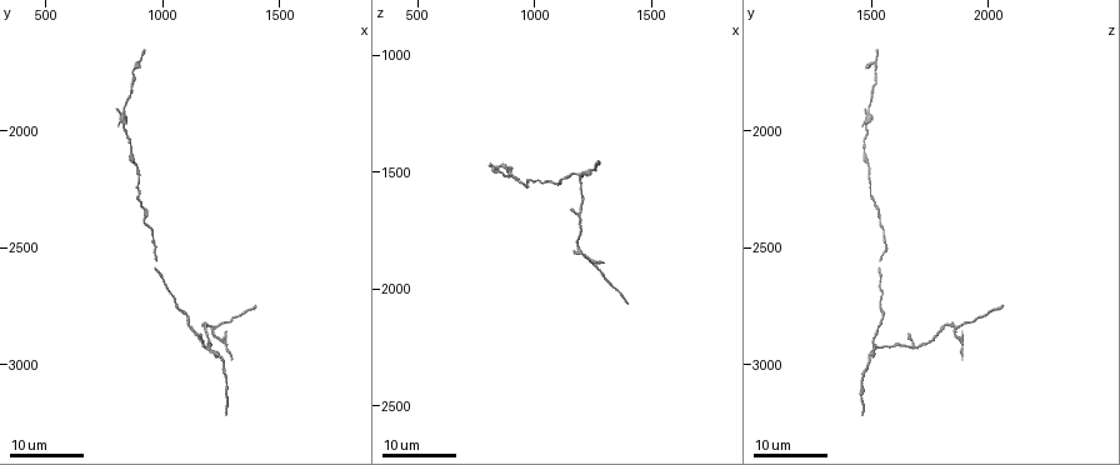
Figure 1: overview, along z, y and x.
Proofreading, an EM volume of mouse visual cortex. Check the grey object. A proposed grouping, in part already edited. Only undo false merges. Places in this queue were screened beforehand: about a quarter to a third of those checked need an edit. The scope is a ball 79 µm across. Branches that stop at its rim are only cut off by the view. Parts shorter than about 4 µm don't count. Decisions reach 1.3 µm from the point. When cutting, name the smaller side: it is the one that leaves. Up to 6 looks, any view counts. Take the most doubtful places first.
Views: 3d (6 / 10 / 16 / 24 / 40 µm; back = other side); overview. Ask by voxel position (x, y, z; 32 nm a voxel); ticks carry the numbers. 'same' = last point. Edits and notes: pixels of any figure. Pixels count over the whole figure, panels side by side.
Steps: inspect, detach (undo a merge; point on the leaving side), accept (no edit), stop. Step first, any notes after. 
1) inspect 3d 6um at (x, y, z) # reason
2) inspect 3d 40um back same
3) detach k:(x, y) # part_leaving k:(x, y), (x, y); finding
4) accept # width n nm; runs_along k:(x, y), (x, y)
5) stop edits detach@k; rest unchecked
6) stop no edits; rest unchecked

inspect 3d 16um at (1210, 2840, 1850)

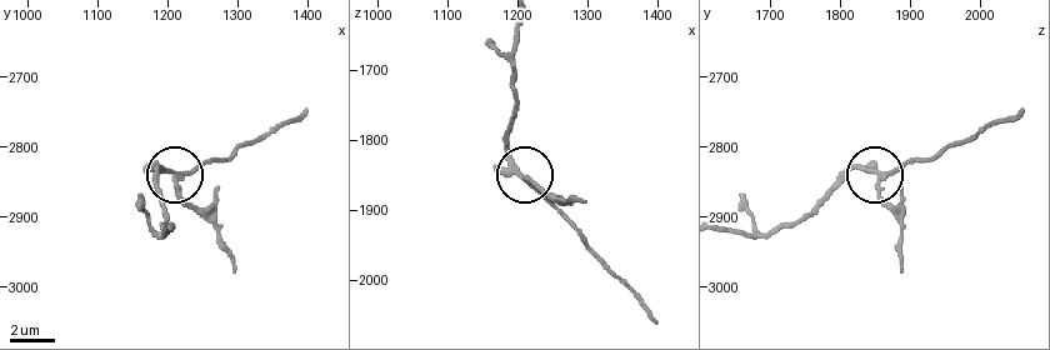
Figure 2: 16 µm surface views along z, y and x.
inspect 3d 6um at (1215, 2845, 1860) # closer look

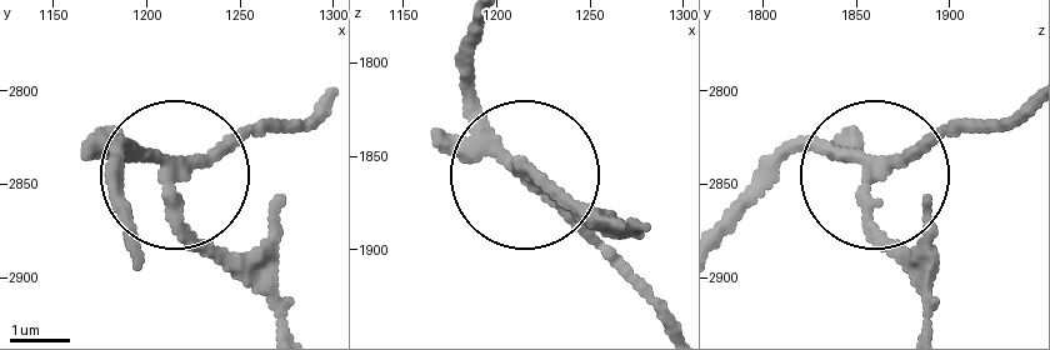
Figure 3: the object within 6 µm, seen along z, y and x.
detach 3:(225, 255) # width 190 nm; part_leaving 3:(161, 189), (276, 319); a second neuron is stuck on

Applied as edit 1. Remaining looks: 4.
inspect 3d 24um at (1200, 2930, 1530) # a fork

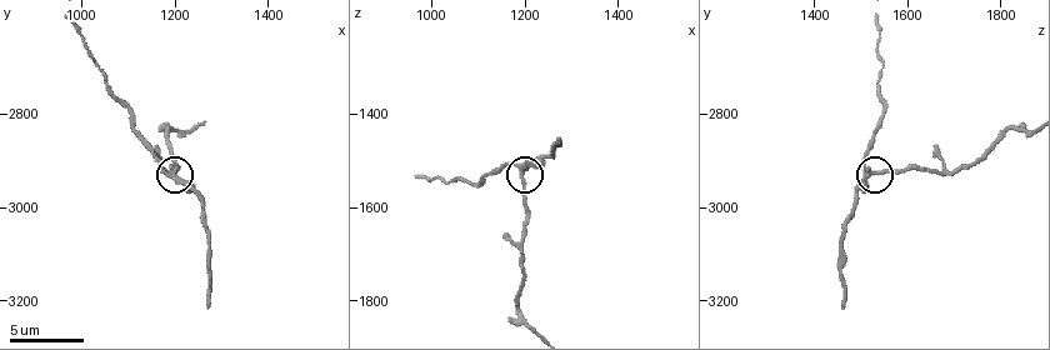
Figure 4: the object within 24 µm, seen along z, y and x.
inspect 3d 10um at (1195, 2930, 1520) # closer look

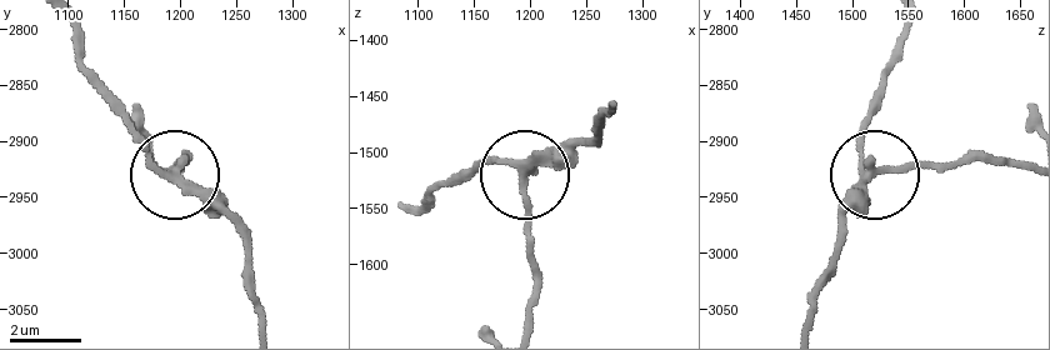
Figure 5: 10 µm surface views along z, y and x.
accept # width 230 nm; runs_along 5:(70, 23), (88, 76), (153, 165), (189, 184), (249, 243); all the same neuron

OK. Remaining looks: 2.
inspect 3d 16um at (820, 1920, 1480) # two arms in line, one across

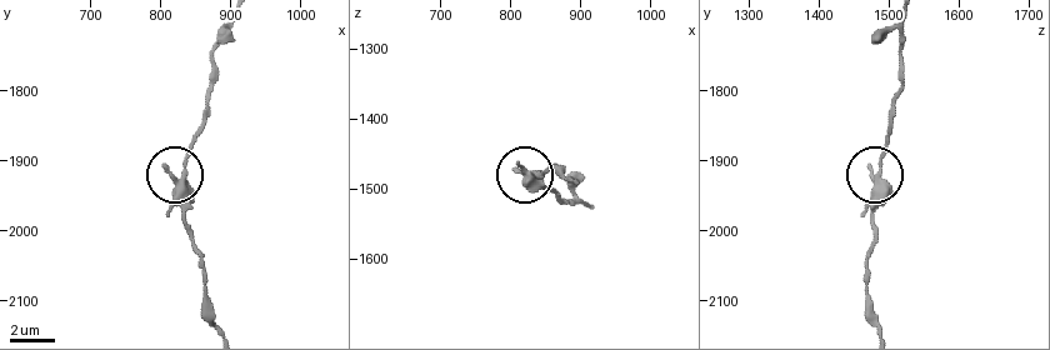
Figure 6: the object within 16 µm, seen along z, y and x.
inspect 3d 6um at (830, 1915, 1485) # zoom in

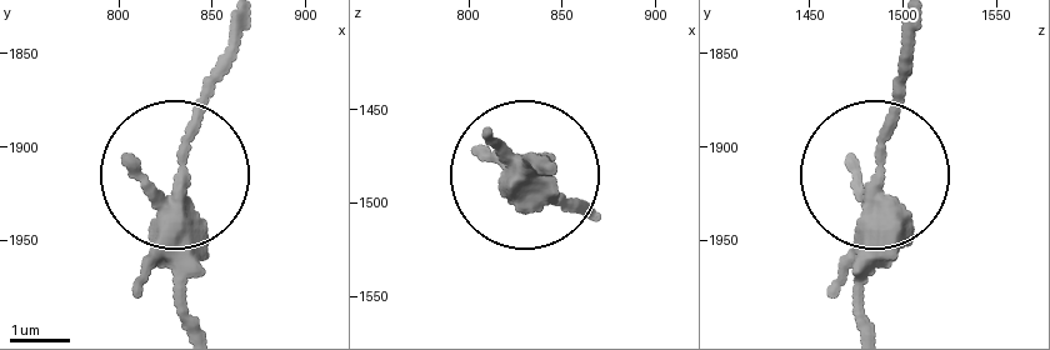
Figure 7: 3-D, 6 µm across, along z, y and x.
detach 7:(181, 146) # part_leaving 7:(164, 228), (203, 83), (238, 24); a second neuron is stuck on

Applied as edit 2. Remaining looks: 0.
stop edits detach@3, detach@7; rest unchecked

